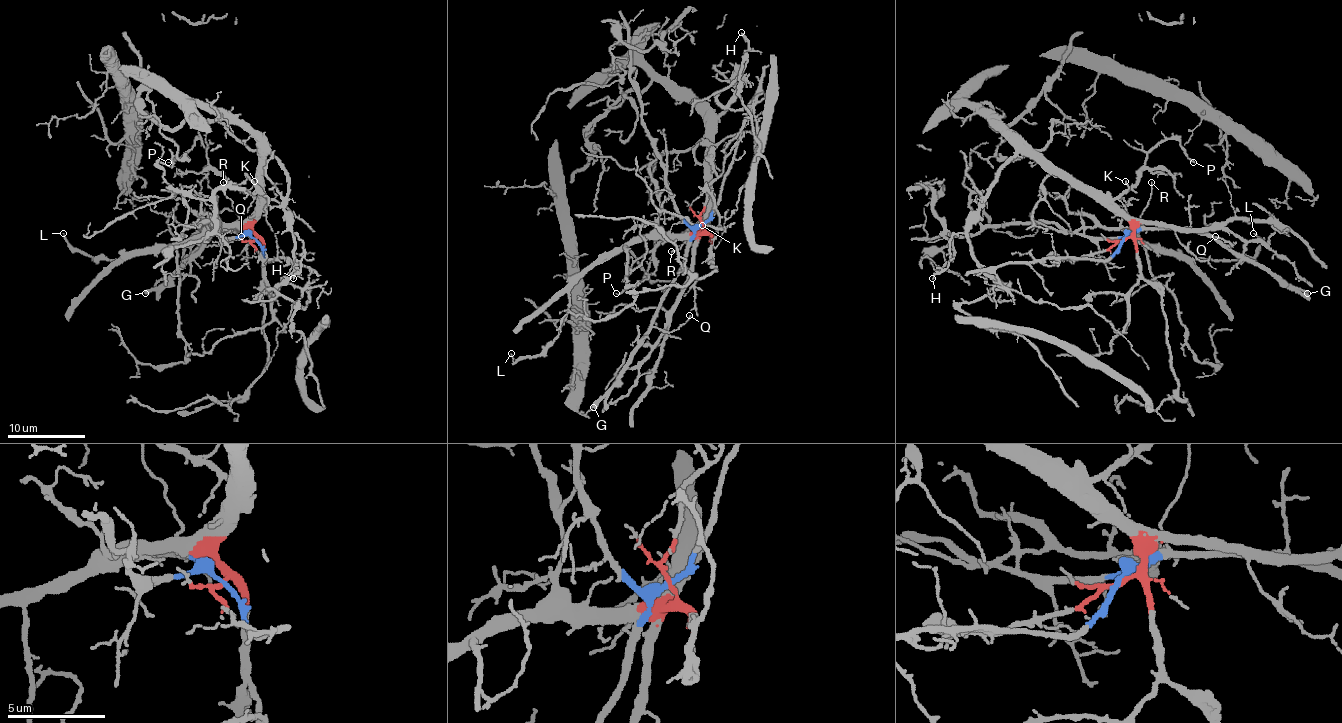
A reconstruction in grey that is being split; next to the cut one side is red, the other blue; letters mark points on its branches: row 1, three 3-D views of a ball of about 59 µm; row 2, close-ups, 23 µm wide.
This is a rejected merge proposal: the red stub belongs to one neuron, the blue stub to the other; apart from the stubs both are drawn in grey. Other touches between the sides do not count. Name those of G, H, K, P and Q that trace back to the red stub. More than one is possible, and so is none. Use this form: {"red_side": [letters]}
{"red_side": ["H", "K", "P"]}

